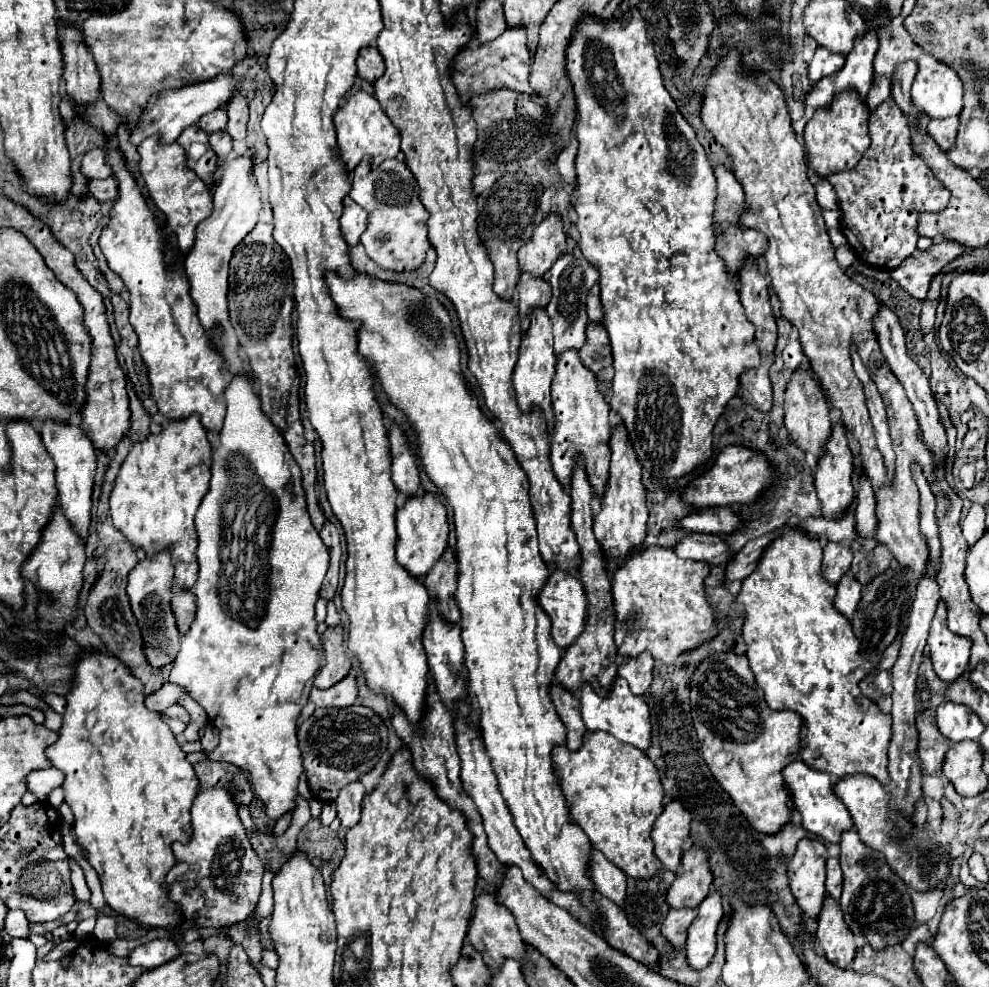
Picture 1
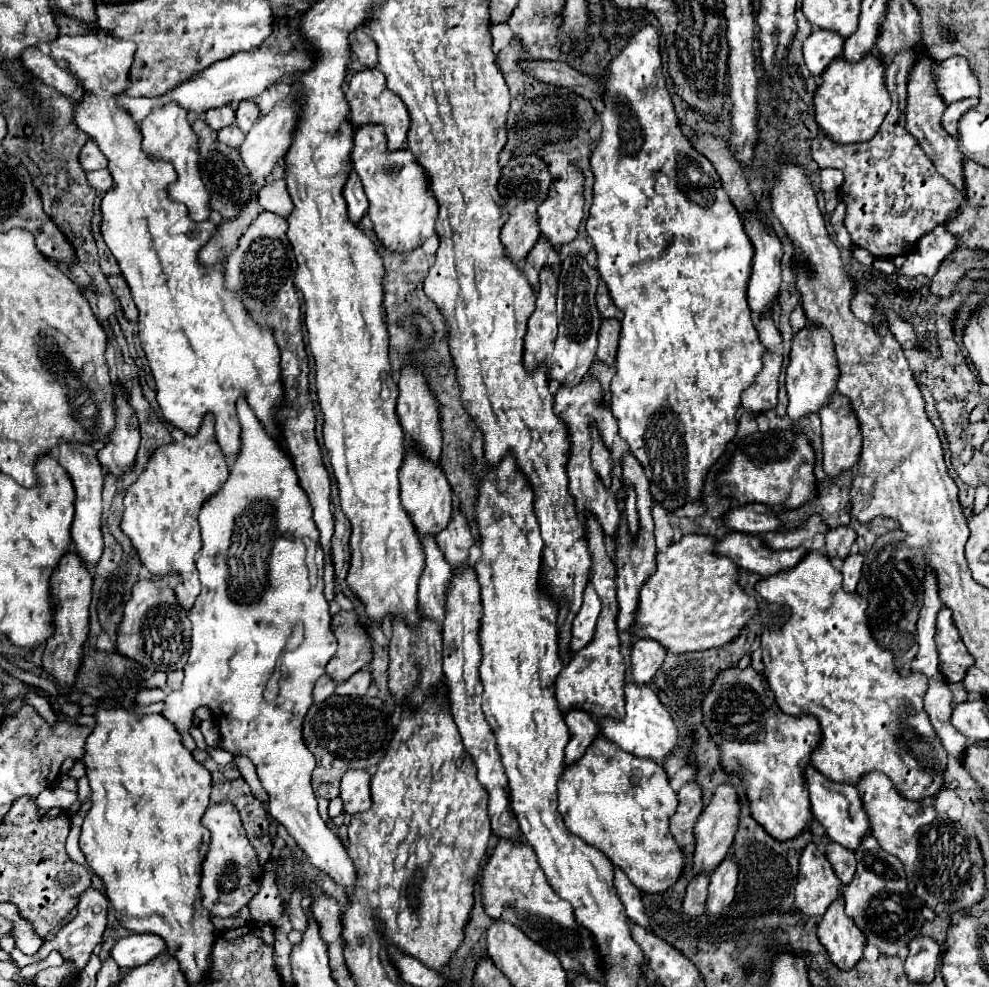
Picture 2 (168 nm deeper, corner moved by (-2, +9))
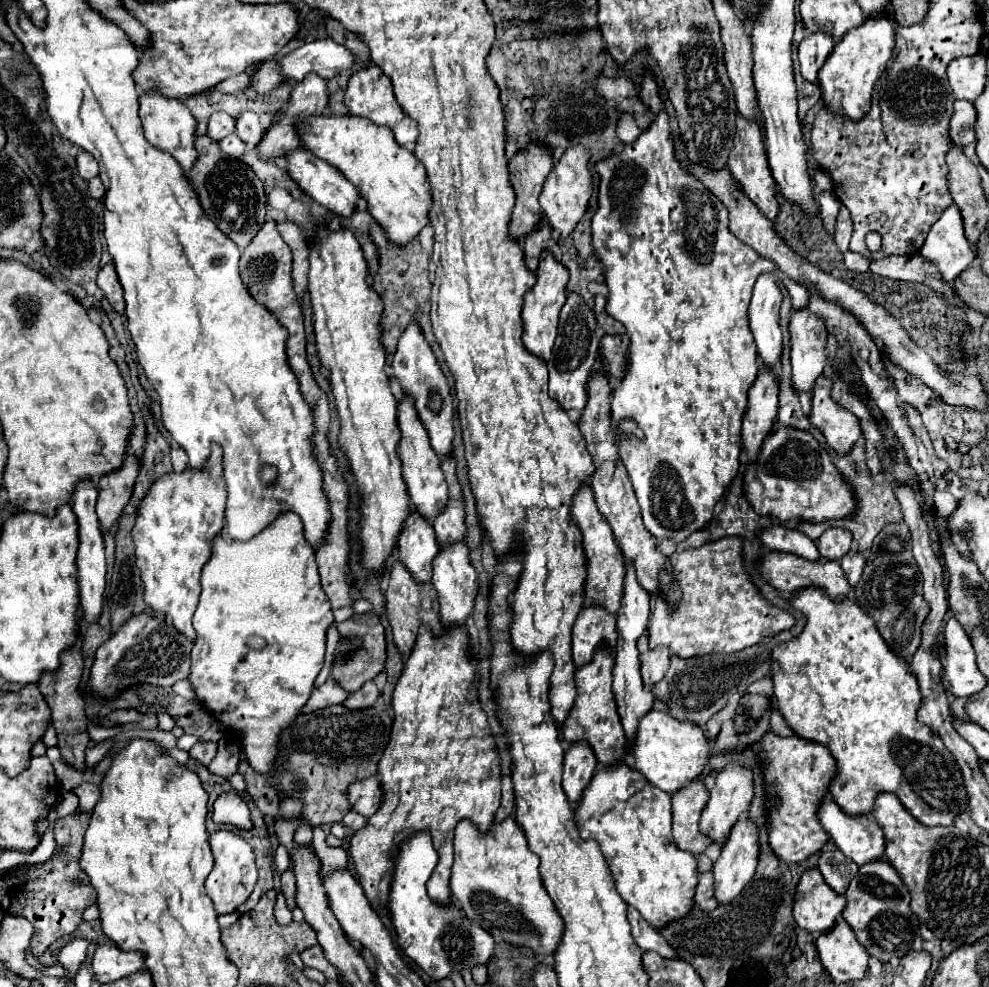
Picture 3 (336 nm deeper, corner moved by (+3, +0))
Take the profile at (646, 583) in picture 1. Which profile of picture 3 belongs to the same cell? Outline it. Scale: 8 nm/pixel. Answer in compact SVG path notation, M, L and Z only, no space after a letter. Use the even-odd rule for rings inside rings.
M724 537L718 541L704 543L702 547L690 547L682 553L674 553L670 556L672 575L668 571L660 573L660 593L662 599L656 599L656 609L650 617L648 625L648 641L650 647L668 647L678 657L696 657L696 655L708 655L708 653L736 653L744 647L756 645L768 635L776 635L784 629L790 629L796 621L790 613L770 605L766 599L760 597L758 589L752 585L750 577L746 575L746 569L742 565L742 541L740 537ZM676 583L682 591L682 597L678 605L670 607L666 595L670 591L670 585Z

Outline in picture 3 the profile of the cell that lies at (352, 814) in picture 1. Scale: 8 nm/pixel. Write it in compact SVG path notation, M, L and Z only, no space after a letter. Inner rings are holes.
M368 777L364 781L356 781L348 787L348 801L352 805L352 811L372 817L382 801L382 791L380 791L380 779L378 777Z

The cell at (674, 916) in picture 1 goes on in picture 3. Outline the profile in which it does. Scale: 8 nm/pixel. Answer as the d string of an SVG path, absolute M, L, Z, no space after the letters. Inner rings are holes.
M702 873L700 881L696 885L696 895L694 895L694 903L702 909L702 911L712 911L714 907L718 907L716 899L714 899L714 877L712 873Z

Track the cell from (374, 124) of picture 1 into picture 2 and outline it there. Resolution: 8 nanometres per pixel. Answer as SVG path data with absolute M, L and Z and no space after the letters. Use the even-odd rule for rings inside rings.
M365 68L365 70L353 74L353 78L349 80L347 102L351 106L351 122L355 126L365 126L371 122L381 124L381 126L385 126L385 134L389 138L391 150L407 148L407 132L409 132L409 124L411 124L409 112L405 108L403 100L387 88L385 74L379 68Z

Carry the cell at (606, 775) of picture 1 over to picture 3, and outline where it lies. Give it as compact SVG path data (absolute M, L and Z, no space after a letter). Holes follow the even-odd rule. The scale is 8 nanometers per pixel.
M620 761L598 765L574 811L580 837L598 841L614 877L616 891L656 929L690 911L698 883L694 855L676 849L672 841L670 799L668 793L660 793L654 785L648 785L642 773L636 773Z

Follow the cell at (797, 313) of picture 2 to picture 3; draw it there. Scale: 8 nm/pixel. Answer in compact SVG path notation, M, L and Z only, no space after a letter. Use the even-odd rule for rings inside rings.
M644 69L644 73L642 73L642 83L638 87L638 99L650 109L650 113L654 115L654 121L634 143L624 145L622 155L612 155L612 157L602 159L594 165L596 173L600 175L600 187L598 187L598 209L592 217L592 249L604 265L604 277L606 277L606 285L608 285L608 305L606 305L606 309L614 319L618 319L626 327L626 335L630 337L628 365L626 365L628 369L626 369L626 375L624 375L622 383L614 389L614 397L612 397L612 415L610 415L612 429L616 431L620 423L632 419L644 431L644 439L638 439L634 435L616 433L618 453L620 453L622 463L626 465L628 475L632 479L646 529L656 537L670 537L670 539L684 541L692 531L702 529L710 521L716 501L722 497L726 485L732 481L732 477L736 475L736 471L740 467L740 459L738 459L738 455L740 455L740 425L742 425L742 415L746 411L746 393L748 393L748 389L754 383L756 373L758 373L756 343L754 343L754 337L752 337L750 327L748 327L748 303L750 303L750 295L752 295L756 277L764 271L776 273L778 278L782 279L784 285L788 287L794 309L808 307L808 297L810 295L800 283L794 283L784 273L780 273L774 267L774 263L762 259L754 249L740 243L728 229L728 211L726 211L724 203L714 193L710 193L710 189L702 181L688 175L688 171L684 171L680 167L680 163L676 159L676 153L674 153L674 141L670 137L668 115L662 107L662 97L658 93L656 77L648 69Z

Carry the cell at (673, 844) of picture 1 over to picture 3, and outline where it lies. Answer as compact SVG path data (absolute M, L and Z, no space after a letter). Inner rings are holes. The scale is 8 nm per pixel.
M702 781L690 783L672 797L672 837L678 849L700 855L710 845L710 839L698 831L698 819L708 801L708 791L700 785Z

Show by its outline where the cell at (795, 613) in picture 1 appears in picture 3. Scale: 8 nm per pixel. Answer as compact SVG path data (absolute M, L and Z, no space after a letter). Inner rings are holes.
M804 587L788 597L794 609L806 615L802 633L772 651L774 699L788 727L812 741L826 745L836 759L836 777L830 781L832 799L850 815L868 813L874 797L882 791L896 793L900 803L924 825L952 825L954 817L968 809L966 789L960 769L942 739L926 725L916 721L920 693L916 677L908 671L904 659L896 657L880 637L872 617L868 617L854 599L834 601L820 587Z

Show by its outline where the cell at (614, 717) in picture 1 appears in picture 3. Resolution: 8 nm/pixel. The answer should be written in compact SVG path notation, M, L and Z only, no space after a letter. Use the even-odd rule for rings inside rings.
M648 711L638 721L638 731L634 737L634 743L626 747L628 761L632 763L632 769L640 771L654 787L672 793L680 789L690 779L698 777L710 757L708 741L700 727L696 727L690 721L678 721L674 717L668 717L660 711Z

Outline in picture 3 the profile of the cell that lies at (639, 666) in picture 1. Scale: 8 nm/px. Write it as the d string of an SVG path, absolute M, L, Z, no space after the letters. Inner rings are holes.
M646 633L638 639L638 651L640 651L640 673L642 673L642 681L644 681L646 687L652 687L668 671L670 651L666 647L650 649L648 647L648 635Z

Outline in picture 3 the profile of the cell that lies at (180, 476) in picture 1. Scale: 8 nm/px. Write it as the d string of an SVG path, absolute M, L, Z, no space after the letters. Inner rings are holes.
M212 445L206 469L184 469L182 473L160 477L136 507L136 525L130 537L144 585L144 601L168 615L174 627L188 639L196 637L192 615L200 597L200 569L210 559L212 537L224 527L224 507L226 489L220 445Z

